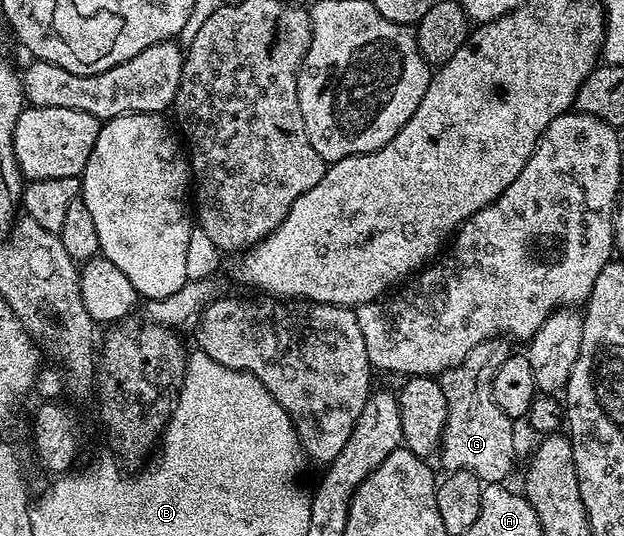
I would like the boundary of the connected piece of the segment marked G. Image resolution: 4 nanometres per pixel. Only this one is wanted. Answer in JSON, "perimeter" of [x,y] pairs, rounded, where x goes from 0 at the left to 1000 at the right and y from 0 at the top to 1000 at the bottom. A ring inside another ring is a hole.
{"perimeter":[[[808,632],[766,640],[766,647],[760,647],[760,655],[753,655],[753,662],[747,662],[747,670],[740,670],[740,677],[734,677],[728,692],[710,698],[705,720],[715,737],[718,772],[712,810],[705,821],[702,854],[705,853],[705,868],[712,879],[753,879],[771,901],[806,899],[808,888],[819,879],[821,856],[827,849],[827,815],[821,810],[824,785],[822,780],[811,776],[804,759],[798,759],[798,752],[792,752],[792,700],[798,700],[798,685],[811,677],[817,657],[814,644],[816,638]]]}

